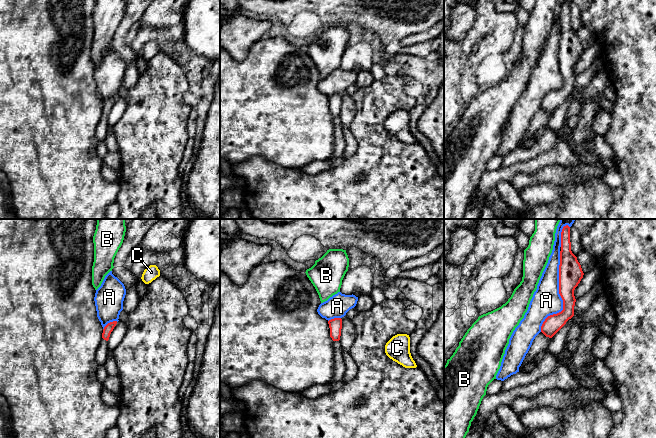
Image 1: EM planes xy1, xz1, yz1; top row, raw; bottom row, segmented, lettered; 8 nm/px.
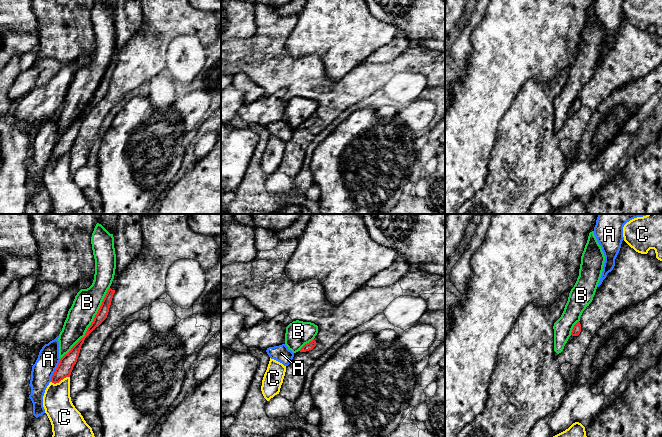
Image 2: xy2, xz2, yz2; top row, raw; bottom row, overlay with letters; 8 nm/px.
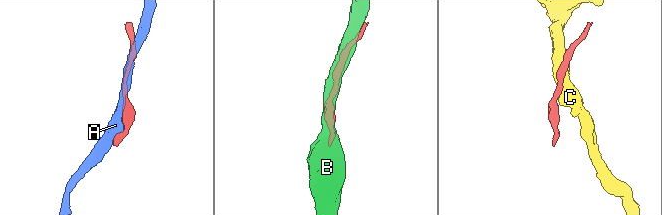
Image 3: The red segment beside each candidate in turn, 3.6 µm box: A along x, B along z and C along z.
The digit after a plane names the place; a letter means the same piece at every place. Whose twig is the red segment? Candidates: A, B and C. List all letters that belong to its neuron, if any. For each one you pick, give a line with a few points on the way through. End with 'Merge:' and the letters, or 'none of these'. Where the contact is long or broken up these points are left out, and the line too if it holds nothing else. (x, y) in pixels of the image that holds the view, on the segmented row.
Merge: none of these

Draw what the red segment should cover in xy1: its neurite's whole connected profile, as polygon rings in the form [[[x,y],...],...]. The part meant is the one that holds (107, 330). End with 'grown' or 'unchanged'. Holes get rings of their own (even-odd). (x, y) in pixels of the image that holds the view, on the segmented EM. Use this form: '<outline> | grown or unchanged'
[[[117,321],[110,322],[103,329],[102,339],[96,351],[96,361],[98,366],[105,365],[106,360],[109,358],[110,351],[108,348],[108,340],[116,324]]] | grown

